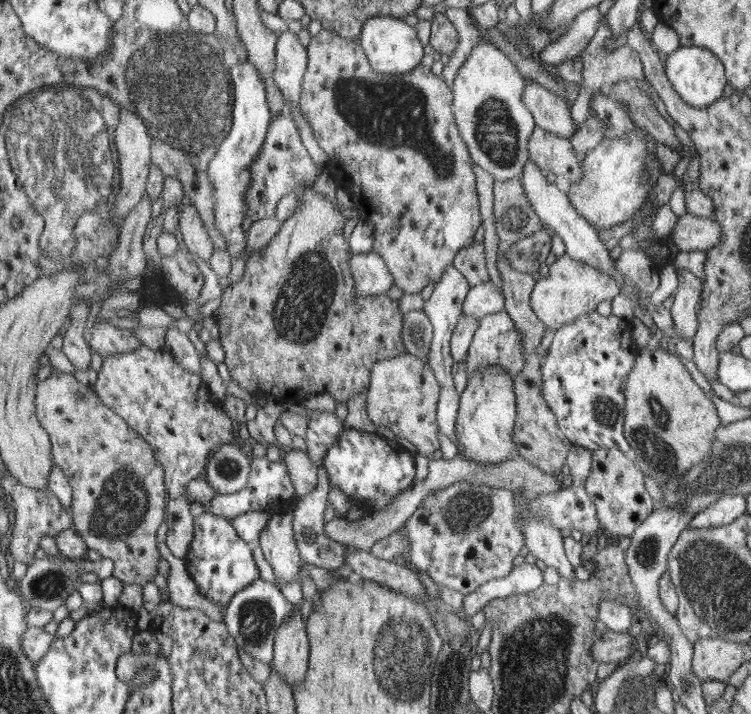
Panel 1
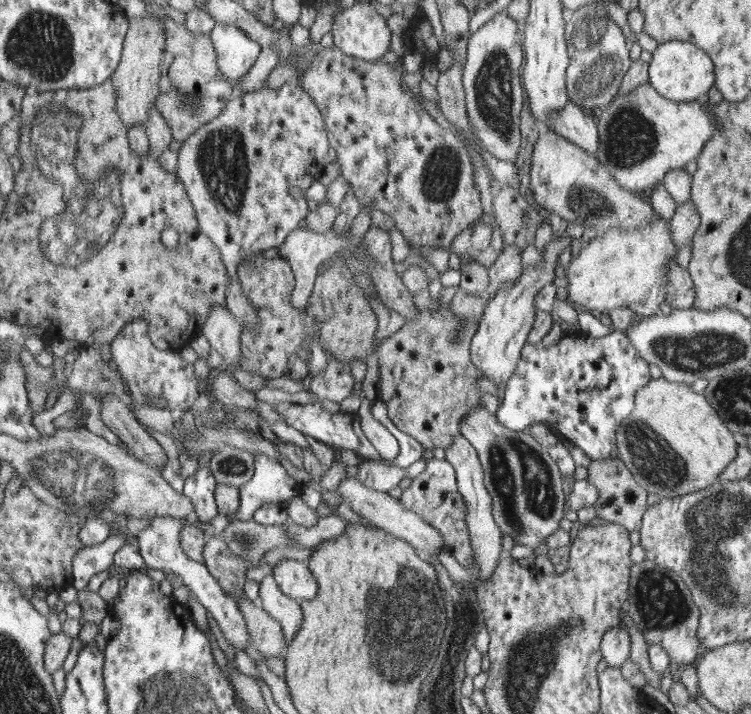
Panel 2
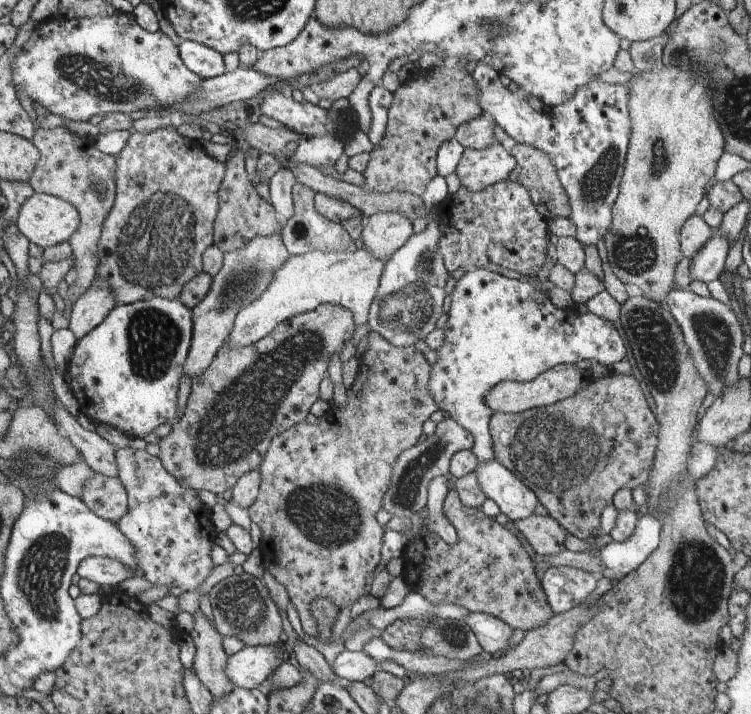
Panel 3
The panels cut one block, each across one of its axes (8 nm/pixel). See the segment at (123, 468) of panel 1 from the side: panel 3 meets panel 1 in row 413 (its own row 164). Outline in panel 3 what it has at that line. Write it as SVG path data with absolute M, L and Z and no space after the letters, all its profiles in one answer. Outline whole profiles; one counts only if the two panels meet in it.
M64 127L53 130L38 128L31 139L40 150L41 159L29 181L35 193L48 193L76 206L80 226L67 241L70 244L76 267L76 282L69 286L63 299L62 312L72 306L84 292L93 287L99 260L98 244L106 218L116 200L116 158L103 154L90 137L79 138Z

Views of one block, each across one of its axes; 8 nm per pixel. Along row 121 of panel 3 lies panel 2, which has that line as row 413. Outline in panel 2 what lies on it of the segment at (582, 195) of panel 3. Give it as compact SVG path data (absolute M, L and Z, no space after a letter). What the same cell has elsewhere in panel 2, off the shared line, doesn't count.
M615 330L613 333L609 333L600 338L591 337L587 334L575 336L566 335L562 336L556 345L547 348L539 344L533 345L527 342L525 346L522 347L521 362L518 362L517 370L514 371L513 378L508 379L502 405L499 406L499 409L493 416L501 426L512 431L526 431L534 423L544 423L550 430L557 430L564 438L569 440L576 447L582 449L592 461L603 460L613 455L617 445L617 430L621 427L621 423L633 412L635 395L649 383L650 372L648 372L648 361L641 356L633 342L623 330Z

